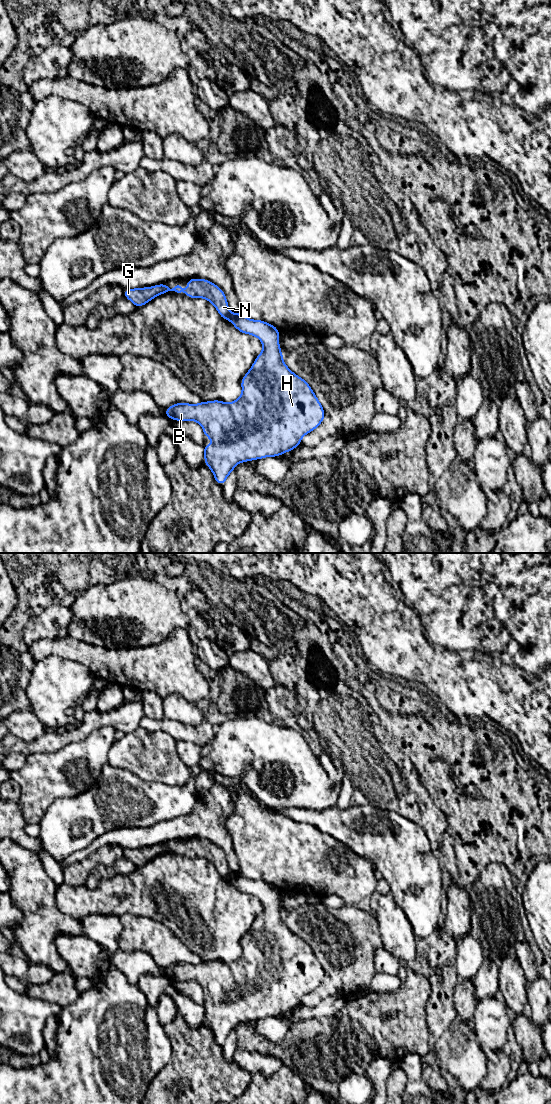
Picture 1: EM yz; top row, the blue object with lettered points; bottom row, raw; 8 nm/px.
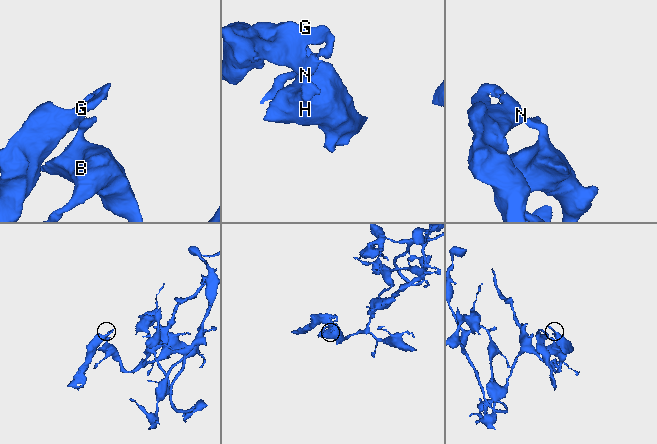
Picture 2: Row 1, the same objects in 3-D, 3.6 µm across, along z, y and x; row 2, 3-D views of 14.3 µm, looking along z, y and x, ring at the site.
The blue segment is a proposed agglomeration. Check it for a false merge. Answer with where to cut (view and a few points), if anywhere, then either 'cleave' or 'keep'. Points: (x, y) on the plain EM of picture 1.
cut yz (232, 874), (229, 879); cleave

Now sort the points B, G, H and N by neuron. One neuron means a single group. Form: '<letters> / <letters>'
B H / G N

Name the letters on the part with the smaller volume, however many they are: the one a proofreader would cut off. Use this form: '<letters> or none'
G, N

